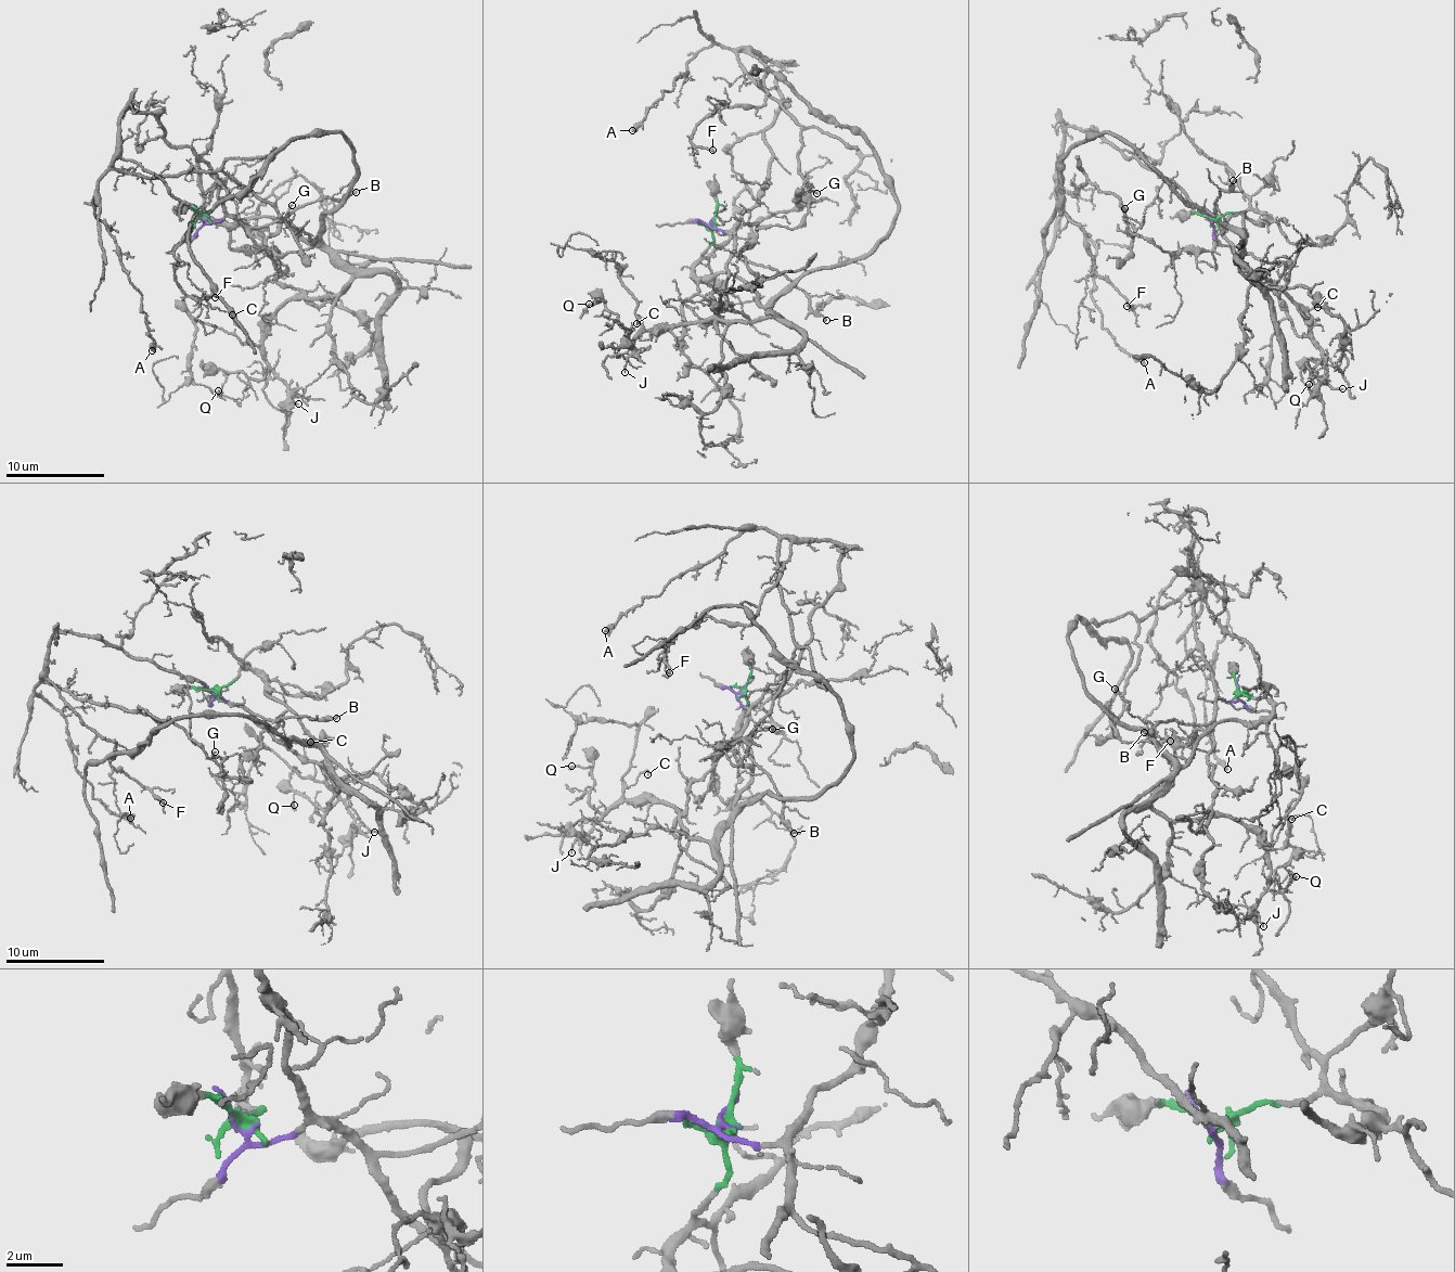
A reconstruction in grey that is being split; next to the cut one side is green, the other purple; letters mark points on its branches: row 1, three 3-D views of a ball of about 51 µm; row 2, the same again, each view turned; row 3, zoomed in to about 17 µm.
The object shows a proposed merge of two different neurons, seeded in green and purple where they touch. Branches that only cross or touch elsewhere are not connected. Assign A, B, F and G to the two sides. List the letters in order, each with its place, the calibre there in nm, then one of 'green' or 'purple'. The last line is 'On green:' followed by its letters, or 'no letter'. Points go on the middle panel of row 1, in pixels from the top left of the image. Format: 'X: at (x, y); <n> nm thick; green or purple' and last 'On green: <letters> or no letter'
A: at (632, 130); 360 nm thick; purple
B: at (826, 320); 170 nm thick; purple
F: at (712, 150); 150 nm thick; purple
G: at (816, 193); 120 nm thick; purple
On green: no letter

